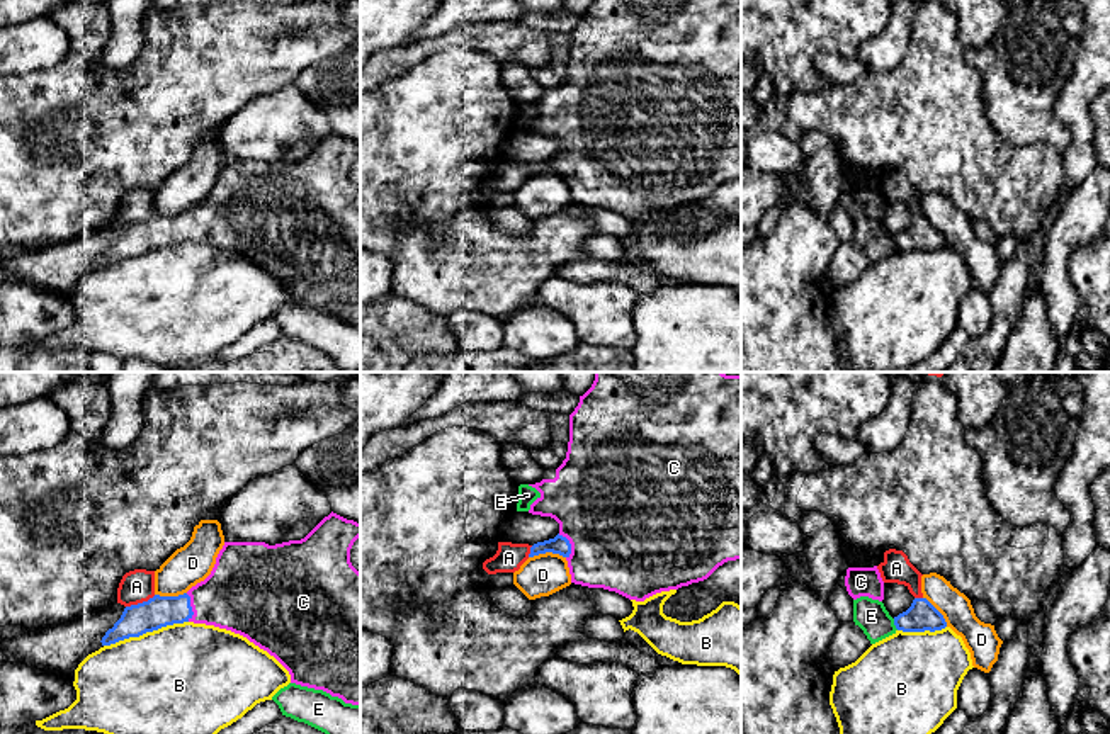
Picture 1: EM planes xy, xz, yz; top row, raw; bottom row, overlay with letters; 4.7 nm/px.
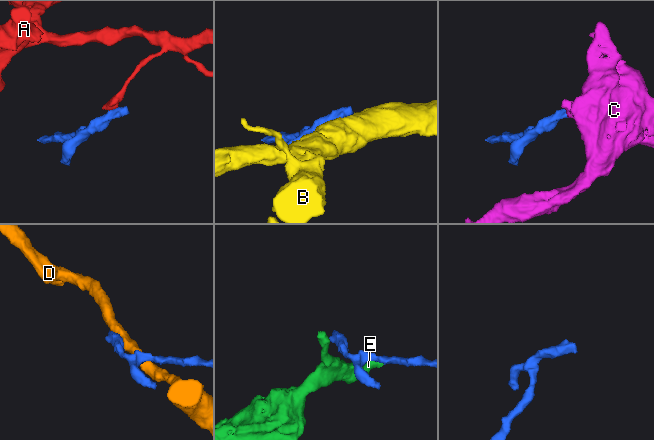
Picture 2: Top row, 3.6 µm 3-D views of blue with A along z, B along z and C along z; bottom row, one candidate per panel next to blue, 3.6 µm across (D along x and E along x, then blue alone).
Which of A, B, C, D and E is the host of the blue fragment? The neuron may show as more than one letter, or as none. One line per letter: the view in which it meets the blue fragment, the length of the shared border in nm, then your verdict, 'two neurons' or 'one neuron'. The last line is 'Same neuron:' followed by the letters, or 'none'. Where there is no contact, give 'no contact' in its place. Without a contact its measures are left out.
A: xy | 160 nm | two neurons
B: xy | 420 nm | two neurons
C: xy | 140 nm | one neuron
D: xz | 180 nm | two neurons
E: yz | 60 nm | two neurons
Same neuron: C

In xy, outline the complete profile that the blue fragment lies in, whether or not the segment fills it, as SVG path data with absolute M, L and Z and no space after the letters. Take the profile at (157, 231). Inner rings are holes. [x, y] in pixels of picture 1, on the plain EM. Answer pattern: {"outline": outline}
{"outline": "M331 131L301 160L275 165L224 161L204 200L178 216L155 214L148 221L126 226L100 262L110 265L184 241L214 245L246 257L274 275L289 291L291 302L323 309L345 323L360 325L360 192L350 182L350 168L359 156L360 143Z"}

